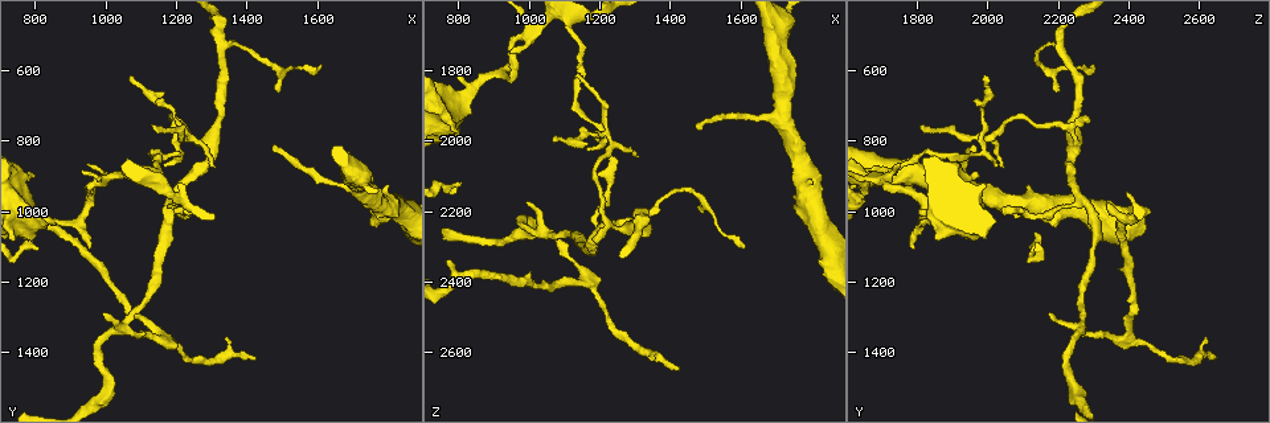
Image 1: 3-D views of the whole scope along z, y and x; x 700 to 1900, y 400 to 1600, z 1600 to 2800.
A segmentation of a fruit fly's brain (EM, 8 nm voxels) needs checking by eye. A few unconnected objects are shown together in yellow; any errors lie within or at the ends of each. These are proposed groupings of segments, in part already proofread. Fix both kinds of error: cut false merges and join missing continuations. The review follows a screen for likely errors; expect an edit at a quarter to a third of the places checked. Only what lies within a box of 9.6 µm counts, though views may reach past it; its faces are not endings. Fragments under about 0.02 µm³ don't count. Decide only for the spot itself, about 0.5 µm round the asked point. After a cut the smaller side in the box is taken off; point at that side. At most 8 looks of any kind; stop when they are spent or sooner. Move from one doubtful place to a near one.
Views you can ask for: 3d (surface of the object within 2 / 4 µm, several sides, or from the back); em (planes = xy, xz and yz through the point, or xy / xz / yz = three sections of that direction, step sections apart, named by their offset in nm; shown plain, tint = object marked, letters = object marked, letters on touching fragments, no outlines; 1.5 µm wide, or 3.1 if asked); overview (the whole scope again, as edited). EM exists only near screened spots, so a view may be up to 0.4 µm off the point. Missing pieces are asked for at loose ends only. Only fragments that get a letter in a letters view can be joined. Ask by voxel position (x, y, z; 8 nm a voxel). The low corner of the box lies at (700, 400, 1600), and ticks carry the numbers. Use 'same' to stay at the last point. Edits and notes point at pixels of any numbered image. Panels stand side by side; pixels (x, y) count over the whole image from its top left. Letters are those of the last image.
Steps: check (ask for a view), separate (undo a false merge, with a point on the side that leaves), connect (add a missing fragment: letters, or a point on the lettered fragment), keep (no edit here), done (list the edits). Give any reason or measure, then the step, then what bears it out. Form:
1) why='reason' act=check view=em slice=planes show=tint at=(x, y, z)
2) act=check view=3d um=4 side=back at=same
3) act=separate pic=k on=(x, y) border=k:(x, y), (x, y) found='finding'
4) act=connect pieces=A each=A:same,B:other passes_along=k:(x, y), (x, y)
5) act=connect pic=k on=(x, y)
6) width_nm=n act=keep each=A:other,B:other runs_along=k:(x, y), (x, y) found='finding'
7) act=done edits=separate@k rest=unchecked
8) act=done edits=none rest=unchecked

why='thin neck' act=check view=em slice=planes show=letters at=(1210, 780, 1980)

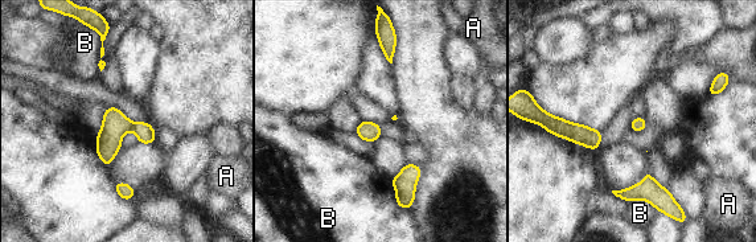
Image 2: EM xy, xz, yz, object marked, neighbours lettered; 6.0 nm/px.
act=separate pic=2 on=(144, 132) each=A:other,B:other border=2:(132, 123), (130, 130) found='a second neuron is stuck on'

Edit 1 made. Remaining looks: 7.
why='see it whole again' act=check view=overview

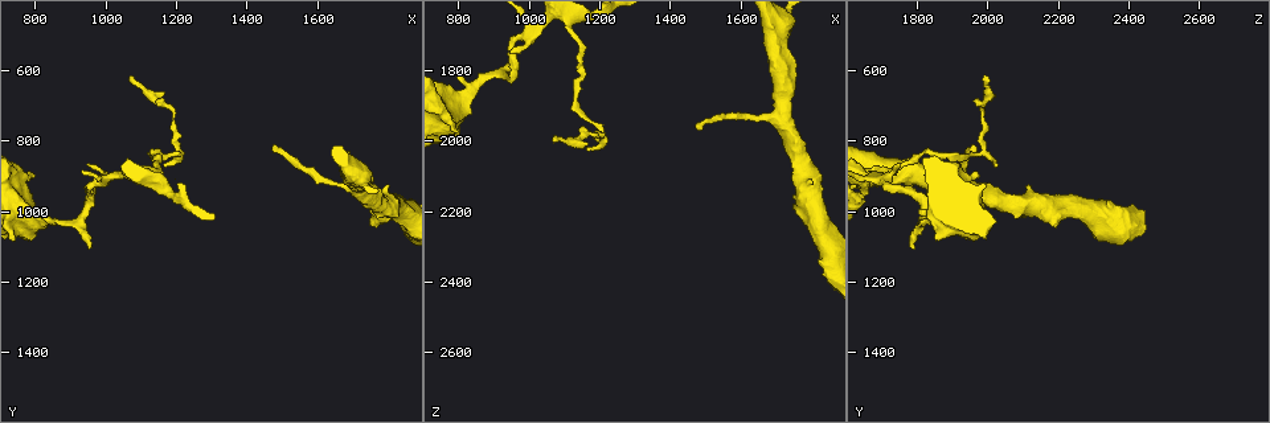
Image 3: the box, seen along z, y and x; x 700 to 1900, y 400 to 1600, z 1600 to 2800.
why='three-way junction' act=check view=3d um=4 at=(1120, 880, 1680)

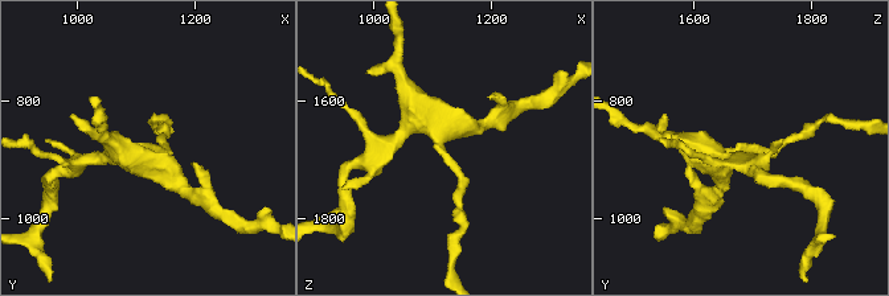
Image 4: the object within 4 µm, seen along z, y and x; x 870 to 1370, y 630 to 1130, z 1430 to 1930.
arms=3 act=check view=em slice=planes show=letters at=(1115, 885, 1685)

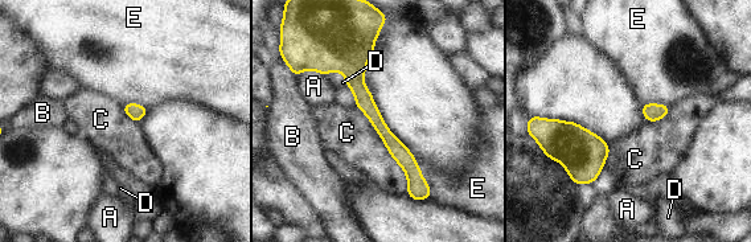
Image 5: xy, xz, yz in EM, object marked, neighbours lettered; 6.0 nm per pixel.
longest_contact=C:650nm act=keep each=A:other,B:other,C:other,D:other,E:other border=5:(355, 106), (405, 173), (407, 193) found='one neuron here'

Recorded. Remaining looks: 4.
why='an open end' act=check view=em slice=yz step=4 show=tint at=(1060, 610, 1990)

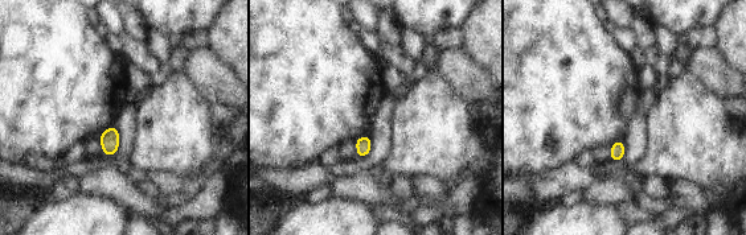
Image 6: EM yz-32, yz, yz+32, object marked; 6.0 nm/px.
act=check view=em slice=planes show=letters at=same

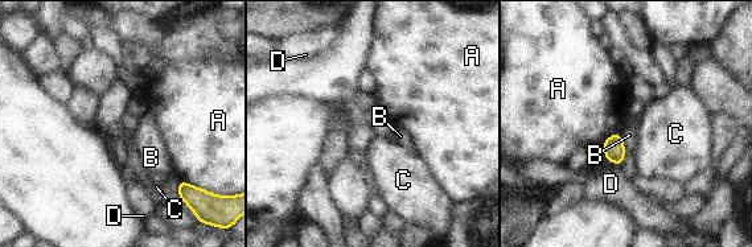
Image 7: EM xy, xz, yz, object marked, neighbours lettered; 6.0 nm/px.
width_nm=90 act=keep each=A:other,B:other,C:other,D:other border=7:(617, 132), (613, 132), (601, 145) found='no lettered fragment goes on from it'

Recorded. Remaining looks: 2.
act=done edits=separate@2 rest=unchecked

